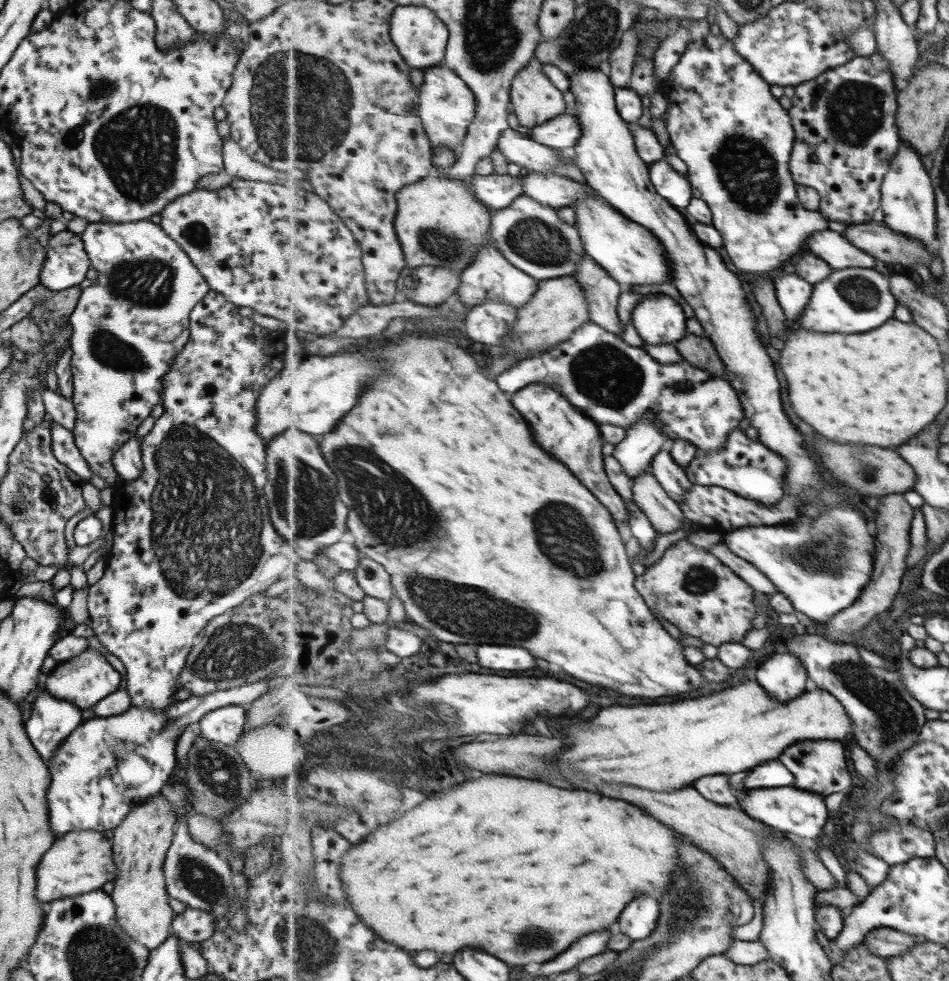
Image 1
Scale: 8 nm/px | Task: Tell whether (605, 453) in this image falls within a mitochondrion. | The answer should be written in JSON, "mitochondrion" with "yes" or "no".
{"mitochondrion":"no"}

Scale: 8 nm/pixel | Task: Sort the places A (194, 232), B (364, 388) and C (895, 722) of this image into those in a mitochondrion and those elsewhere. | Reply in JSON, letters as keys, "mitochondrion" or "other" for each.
{"A":"mitochondrion","B":"other","C":"mitochondrion"}

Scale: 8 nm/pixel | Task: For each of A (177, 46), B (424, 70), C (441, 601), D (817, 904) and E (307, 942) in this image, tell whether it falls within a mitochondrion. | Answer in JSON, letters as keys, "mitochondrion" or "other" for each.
{"A":"other","B":"other","C":"mitochondrion","D":"other","E":"mitochondrion"}

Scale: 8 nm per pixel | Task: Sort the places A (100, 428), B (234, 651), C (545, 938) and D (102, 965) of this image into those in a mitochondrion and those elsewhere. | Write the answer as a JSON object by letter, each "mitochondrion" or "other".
{"A":"other","B":"mitochondrion","C":"mitochondrion","D":"mitochondrion"}

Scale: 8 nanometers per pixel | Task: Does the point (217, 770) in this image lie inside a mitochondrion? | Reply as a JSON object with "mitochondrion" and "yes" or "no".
{"mitochondrion":"yes"}

